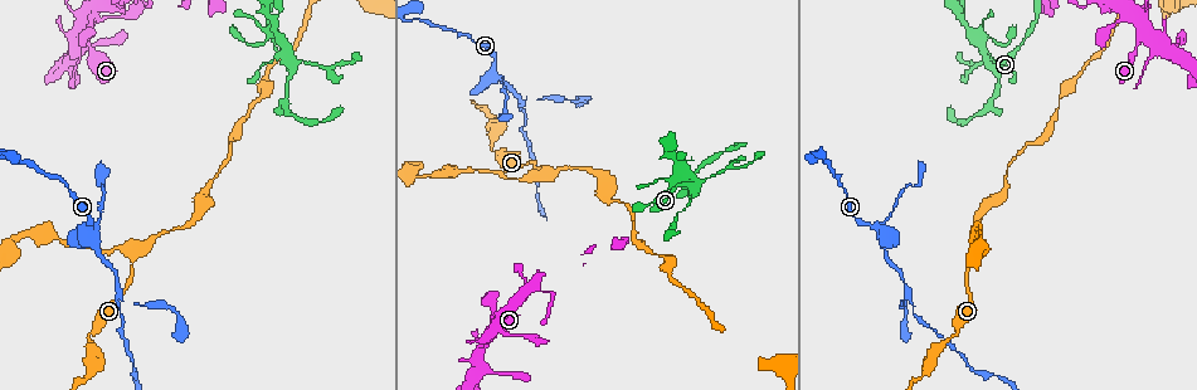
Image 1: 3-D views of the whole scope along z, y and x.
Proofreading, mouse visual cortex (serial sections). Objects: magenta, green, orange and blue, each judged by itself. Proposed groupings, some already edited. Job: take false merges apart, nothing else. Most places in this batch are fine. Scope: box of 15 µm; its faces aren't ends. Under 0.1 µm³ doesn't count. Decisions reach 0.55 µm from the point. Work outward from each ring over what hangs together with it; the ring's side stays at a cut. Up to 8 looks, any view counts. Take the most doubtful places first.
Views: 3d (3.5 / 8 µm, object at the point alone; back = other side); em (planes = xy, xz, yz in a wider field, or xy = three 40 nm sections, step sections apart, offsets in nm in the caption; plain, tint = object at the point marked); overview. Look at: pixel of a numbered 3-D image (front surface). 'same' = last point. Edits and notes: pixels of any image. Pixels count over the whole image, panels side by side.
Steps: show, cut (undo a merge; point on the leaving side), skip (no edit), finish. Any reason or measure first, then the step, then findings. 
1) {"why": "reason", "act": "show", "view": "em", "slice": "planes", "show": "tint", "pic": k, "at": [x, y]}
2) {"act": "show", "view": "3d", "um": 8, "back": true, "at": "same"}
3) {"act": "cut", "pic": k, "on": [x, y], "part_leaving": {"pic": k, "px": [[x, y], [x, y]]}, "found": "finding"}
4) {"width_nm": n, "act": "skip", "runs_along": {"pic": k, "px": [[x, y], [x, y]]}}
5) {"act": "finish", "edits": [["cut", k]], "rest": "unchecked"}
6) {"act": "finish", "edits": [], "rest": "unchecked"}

{"why": "thin neck", "act": "show", "view": "3d", "um": 3.5, "pic": 1, "at": [294, 66]}

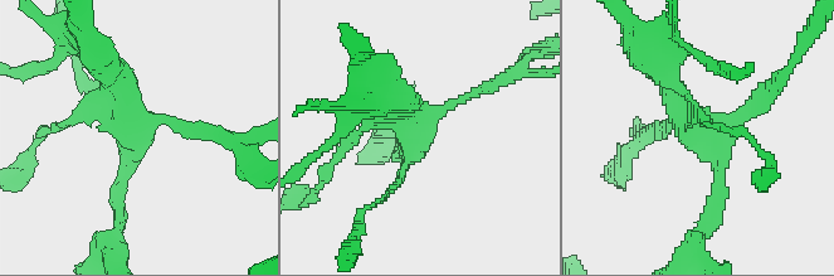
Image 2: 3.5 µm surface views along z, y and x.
{"arms": 4, "arm_widths_nm": [100, 100, 150, 150], "act": "show", "view": "em", "slice": "xy", "step": 1, "show": "tint", "pic": 2, "at": [711, 140]}

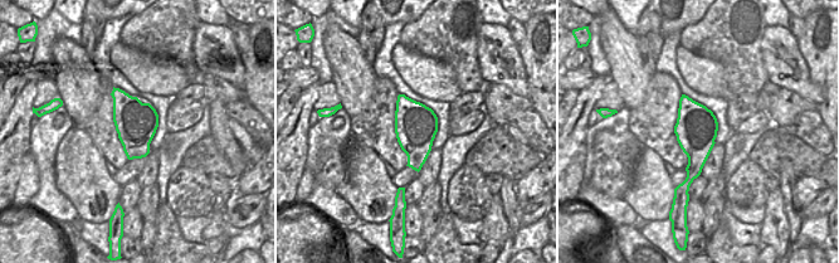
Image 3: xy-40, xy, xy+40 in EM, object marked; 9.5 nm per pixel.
{"act": "skip", "runs_along": {"pic": 2, "px": [[82, 105], [132, 127], [121, 217]]}, "found": "continuous, no second cell"}

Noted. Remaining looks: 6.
{"why": "sudden change in width", "act": "show", "view": "3d", "um": 8, "back": true, "pic": 1, "at": [1141, 36]}

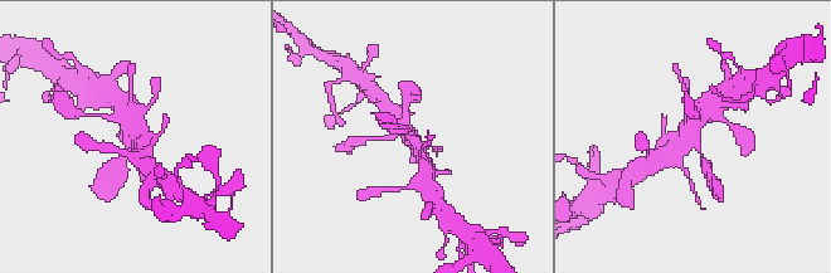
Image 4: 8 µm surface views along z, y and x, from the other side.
{"why": "zoom in", "act": "show", "view": "3d", "um": 3.5, "pic": 4, "at": [132, 137]}

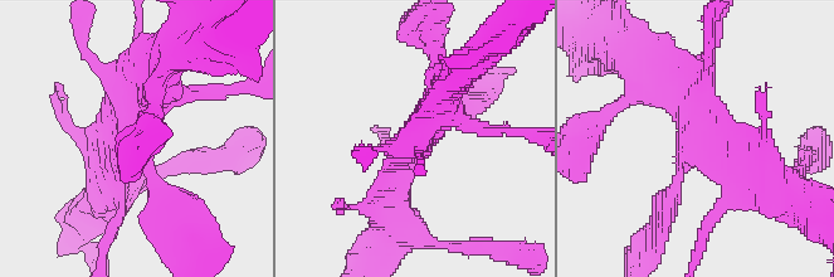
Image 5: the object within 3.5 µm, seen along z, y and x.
{"act": "show", "view": "em", "slice": "xy", "step": 1, "show": "tint", "pic": 5, "at": [694, 138]}

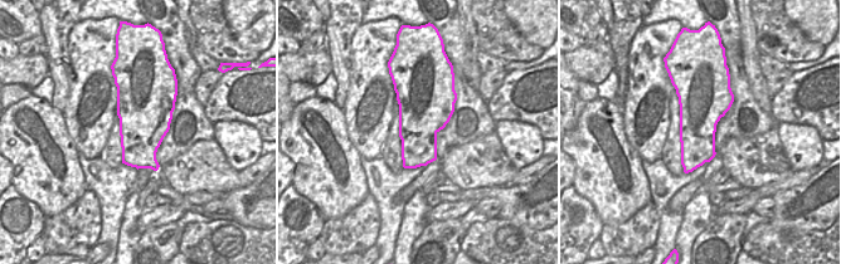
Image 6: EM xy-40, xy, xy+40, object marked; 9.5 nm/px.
{"width_nm": 500, "act": "skip", "runs_along": {"pic": 5, "px": [[667, 204], [696, 118], [657, 76]]}, "found": "all the same cell"}

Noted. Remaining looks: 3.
{"why": "three arms meet", "act": "show", "view": "3d", "um": 8, "pic": 1, "at": [89, 231]}

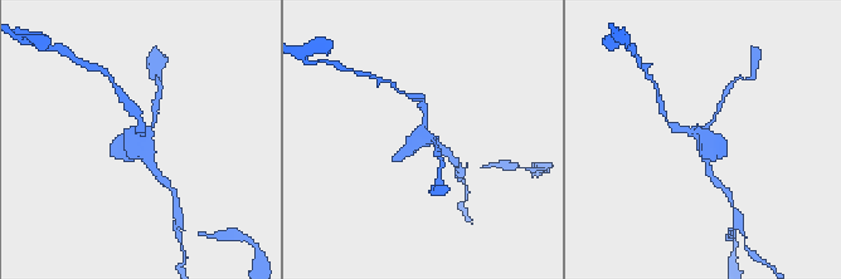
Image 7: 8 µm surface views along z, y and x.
{"act": "show", "view": "em", "slice": "xy", "step": 5, "show": "tint", "pic": 7, "at": [144, 140]}

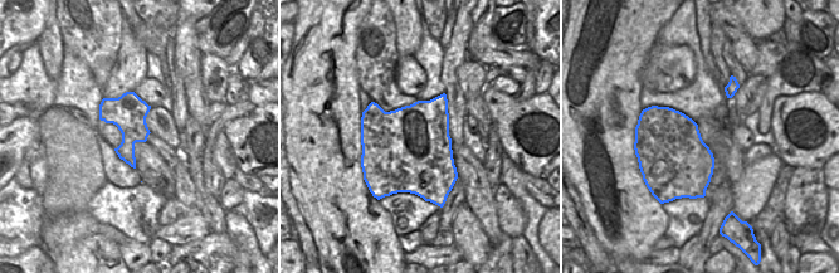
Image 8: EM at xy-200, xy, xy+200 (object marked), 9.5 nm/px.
{"act": "skip", "runs_along": {"pic": 7, "px": [[671, 123], [701, 136], [709, 170]]}, "found": "continuous, no second cell"}

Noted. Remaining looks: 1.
{"act": "finish", "edits": [], "rest": "unchecked"}

